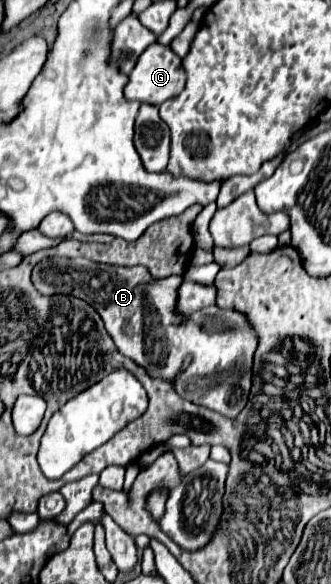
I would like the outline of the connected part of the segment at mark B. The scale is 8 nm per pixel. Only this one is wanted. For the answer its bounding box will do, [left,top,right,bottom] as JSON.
[33,257,257,419]

